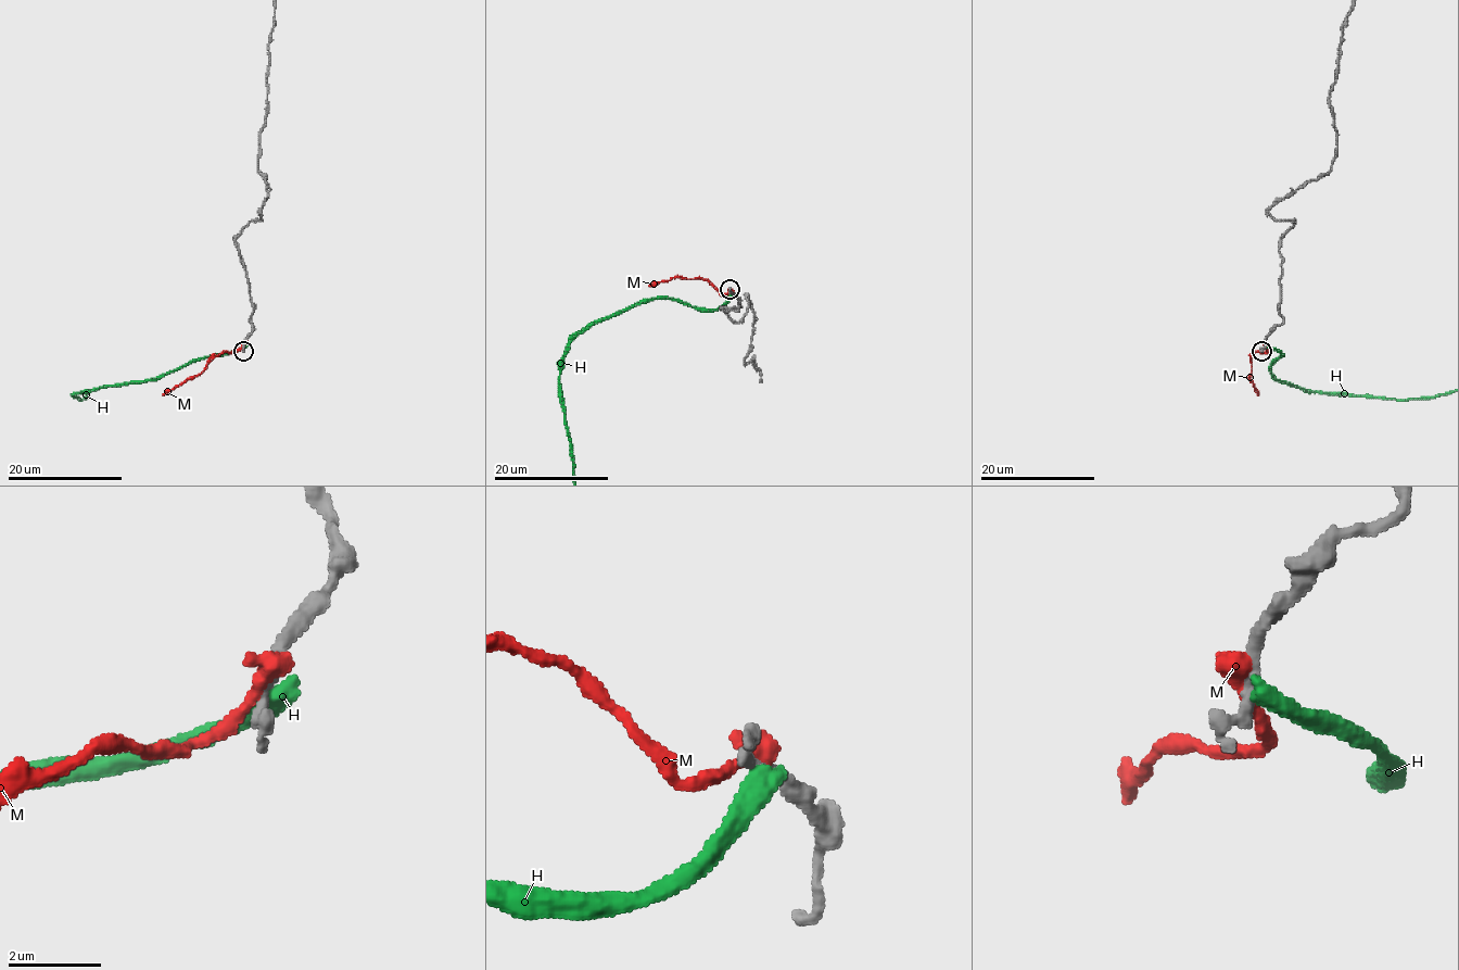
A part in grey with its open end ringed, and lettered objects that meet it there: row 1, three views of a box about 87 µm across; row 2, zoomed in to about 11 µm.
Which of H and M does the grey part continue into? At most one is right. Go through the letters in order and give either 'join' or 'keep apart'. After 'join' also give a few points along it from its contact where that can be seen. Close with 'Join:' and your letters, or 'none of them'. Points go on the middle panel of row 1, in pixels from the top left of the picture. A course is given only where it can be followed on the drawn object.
H: keep apart
M: keep apart
Join: none of them

